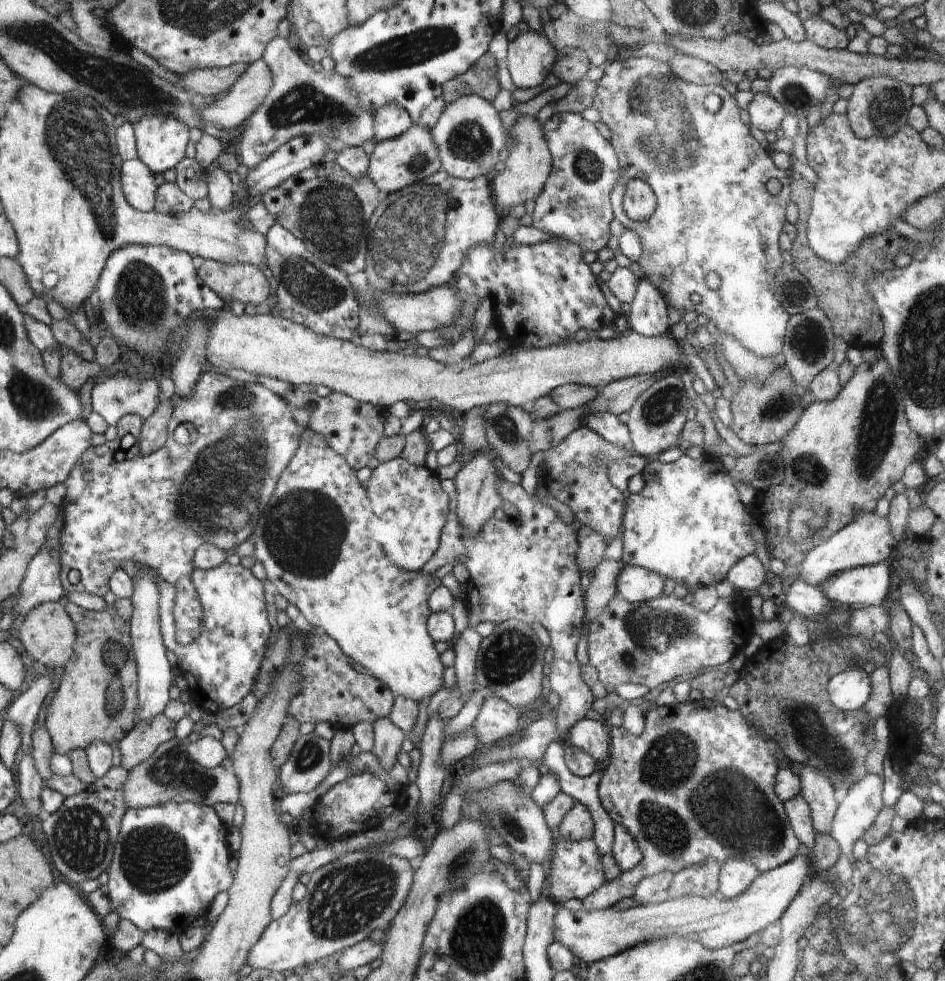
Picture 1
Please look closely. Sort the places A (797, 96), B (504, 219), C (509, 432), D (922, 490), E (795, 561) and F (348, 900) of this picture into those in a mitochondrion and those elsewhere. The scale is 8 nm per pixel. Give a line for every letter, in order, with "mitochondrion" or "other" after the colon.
A: mitochondrion
B: other
C: mitochondrion
D: other
E: other
F: mitochondrion

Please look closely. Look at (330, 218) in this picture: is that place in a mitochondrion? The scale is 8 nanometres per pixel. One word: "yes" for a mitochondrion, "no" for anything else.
yes

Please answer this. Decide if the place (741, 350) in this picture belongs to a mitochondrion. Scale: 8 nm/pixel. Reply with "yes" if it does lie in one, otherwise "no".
no

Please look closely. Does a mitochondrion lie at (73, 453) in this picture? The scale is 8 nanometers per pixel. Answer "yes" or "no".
no

